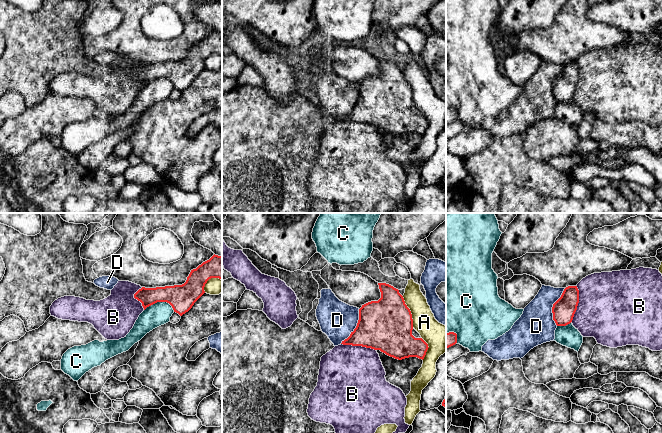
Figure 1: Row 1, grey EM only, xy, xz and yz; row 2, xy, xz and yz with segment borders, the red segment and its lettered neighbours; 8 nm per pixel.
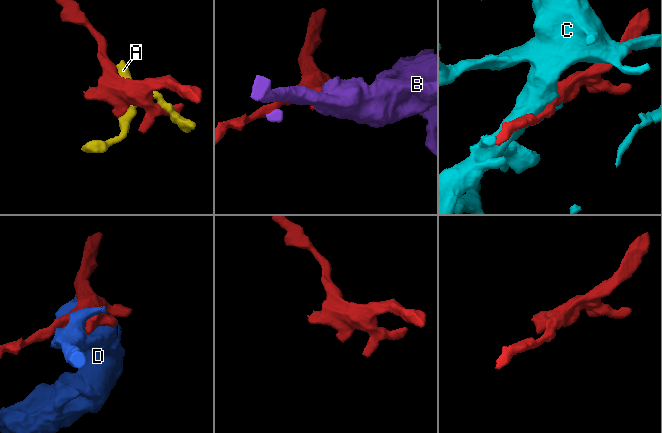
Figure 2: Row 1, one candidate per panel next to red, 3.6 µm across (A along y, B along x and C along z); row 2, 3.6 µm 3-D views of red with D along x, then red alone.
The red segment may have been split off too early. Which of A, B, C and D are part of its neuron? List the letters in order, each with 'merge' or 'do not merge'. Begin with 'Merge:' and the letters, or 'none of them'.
Merge: none of them
A: do not merge
B: do not merge
C: do not merge
D: do not merge

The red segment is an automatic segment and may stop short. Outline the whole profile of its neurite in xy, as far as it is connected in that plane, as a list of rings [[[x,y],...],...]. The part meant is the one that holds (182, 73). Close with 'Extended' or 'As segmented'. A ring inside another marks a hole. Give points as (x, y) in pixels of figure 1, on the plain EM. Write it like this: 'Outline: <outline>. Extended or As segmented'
Outline: [[[214,30],[209,36],[191,46],[182,61],[142,63],[134,70],[134,74],[142,79],[144,86],[157,78],[167,78],[174,88],[182,92],[205,69],[205,60],[211,54],[222,56],[222,32]]]. As segmented

